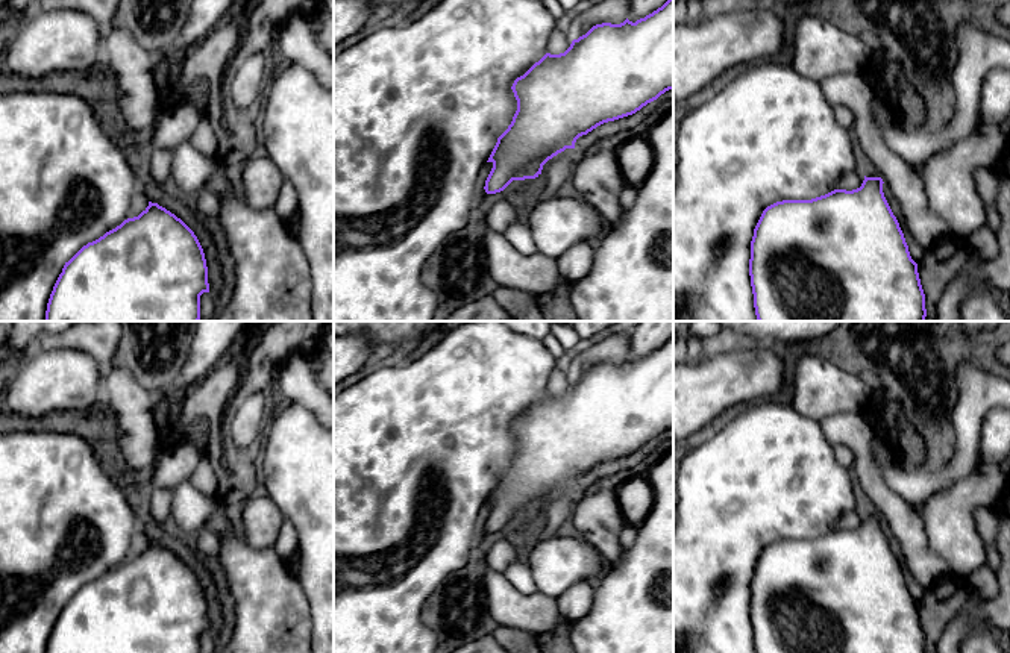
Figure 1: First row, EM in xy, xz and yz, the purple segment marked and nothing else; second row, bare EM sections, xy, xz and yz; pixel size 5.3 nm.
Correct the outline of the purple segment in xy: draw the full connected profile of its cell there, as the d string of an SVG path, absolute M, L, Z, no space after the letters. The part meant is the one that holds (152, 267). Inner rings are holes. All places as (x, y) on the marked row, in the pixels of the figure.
M149 202L138 217L124 220L65 262L49 298L45 321L199 321L203 292L209 292L208 267L197 236L174 214Z

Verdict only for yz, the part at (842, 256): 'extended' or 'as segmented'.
extended

